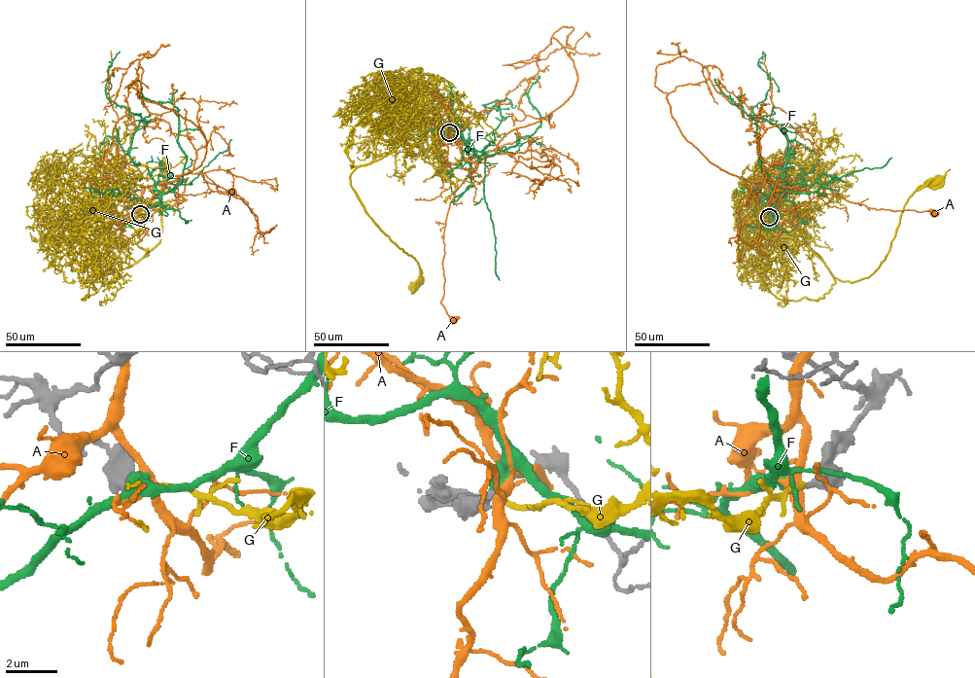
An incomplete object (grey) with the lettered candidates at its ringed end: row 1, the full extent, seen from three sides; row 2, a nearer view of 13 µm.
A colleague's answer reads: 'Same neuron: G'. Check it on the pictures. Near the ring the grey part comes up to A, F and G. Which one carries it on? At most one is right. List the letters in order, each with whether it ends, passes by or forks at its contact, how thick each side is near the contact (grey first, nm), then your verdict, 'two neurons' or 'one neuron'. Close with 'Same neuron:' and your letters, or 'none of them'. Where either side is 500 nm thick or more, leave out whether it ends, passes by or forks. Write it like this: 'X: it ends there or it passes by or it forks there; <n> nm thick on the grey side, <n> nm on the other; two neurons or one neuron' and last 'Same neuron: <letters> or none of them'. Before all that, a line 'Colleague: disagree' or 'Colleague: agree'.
Colleague: agree
A: it forks there; 280 nm thick on the grey side, 320 nm on the other; two neurons
F: 360 nm thick on the grey side, 550 nm on the other; two neurons
G: it ends there; 320 nm thick on the grey side, 180 nm on the other; one neuron
Same neuron: G

